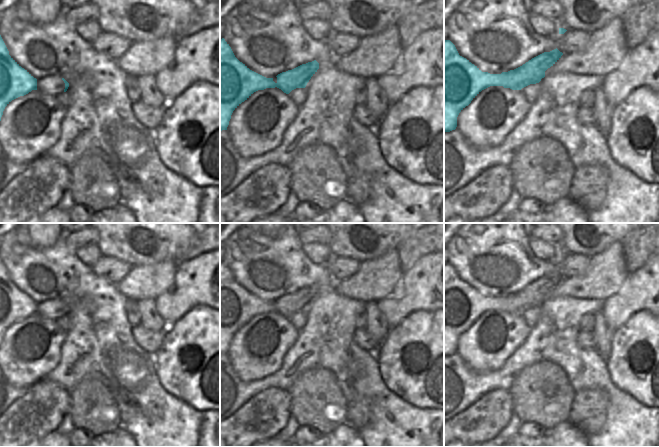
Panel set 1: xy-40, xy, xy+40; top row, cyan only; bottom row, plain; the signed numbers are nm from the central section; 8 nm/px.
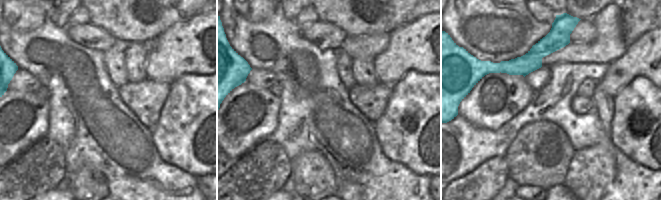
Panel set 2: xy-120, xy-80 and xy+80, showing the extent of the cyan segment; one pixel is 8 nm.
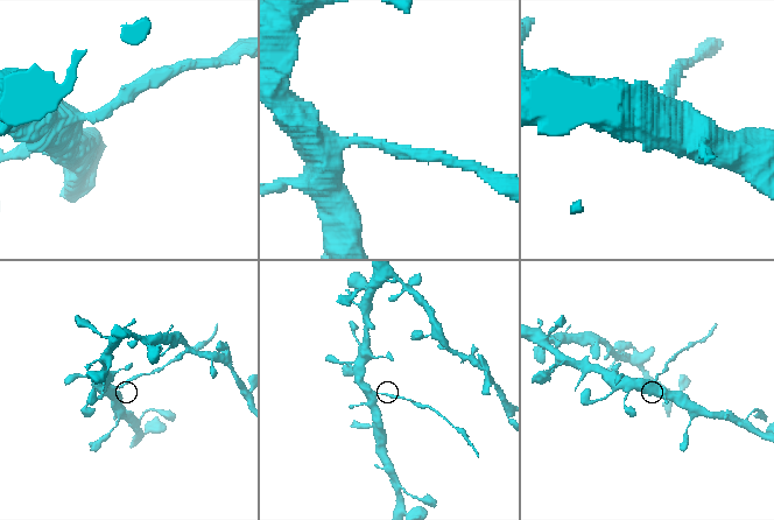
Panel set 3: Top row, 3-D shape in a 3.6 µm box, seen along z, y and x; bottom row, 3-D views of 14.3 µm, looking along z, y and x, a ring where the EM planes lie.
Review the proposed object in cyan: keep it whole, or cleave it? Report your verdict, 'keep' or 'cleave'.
cleave

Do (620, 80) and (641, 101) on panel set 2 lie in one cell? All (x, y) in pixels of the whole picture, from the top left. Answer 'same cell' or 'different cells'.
different cells

